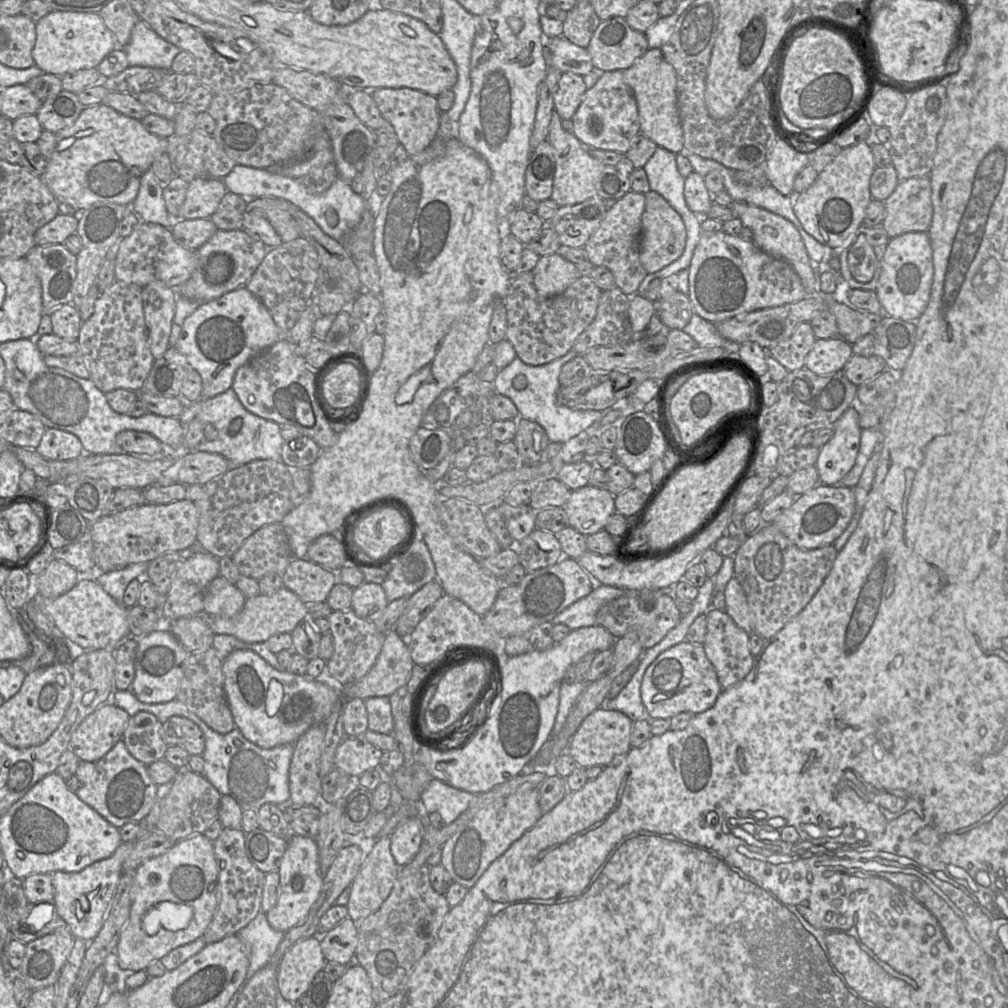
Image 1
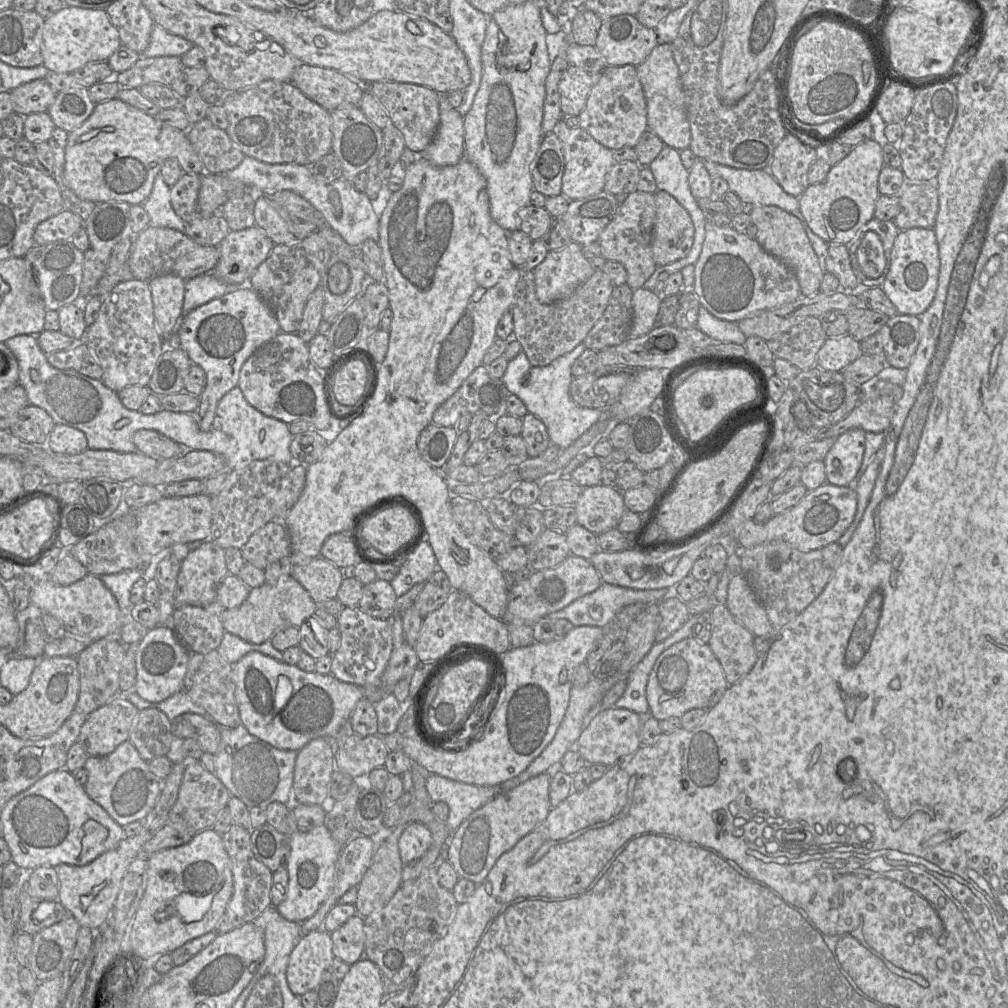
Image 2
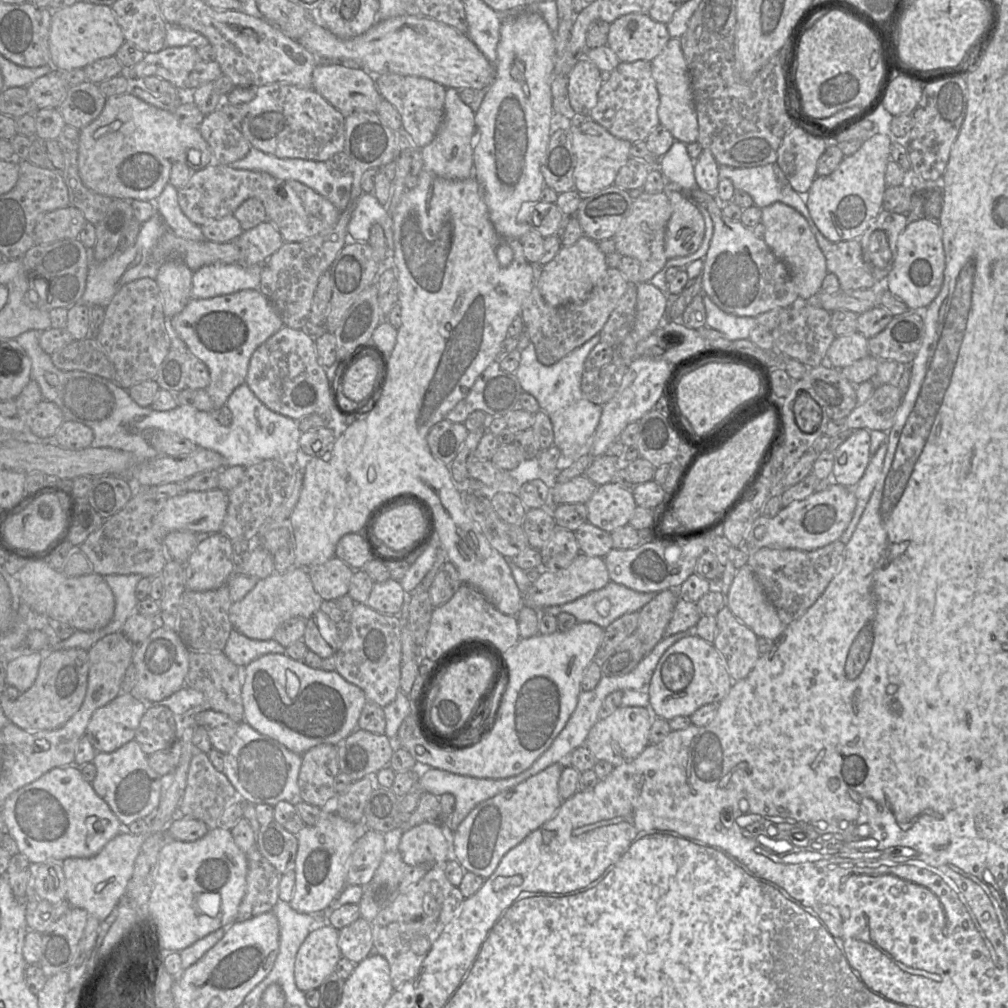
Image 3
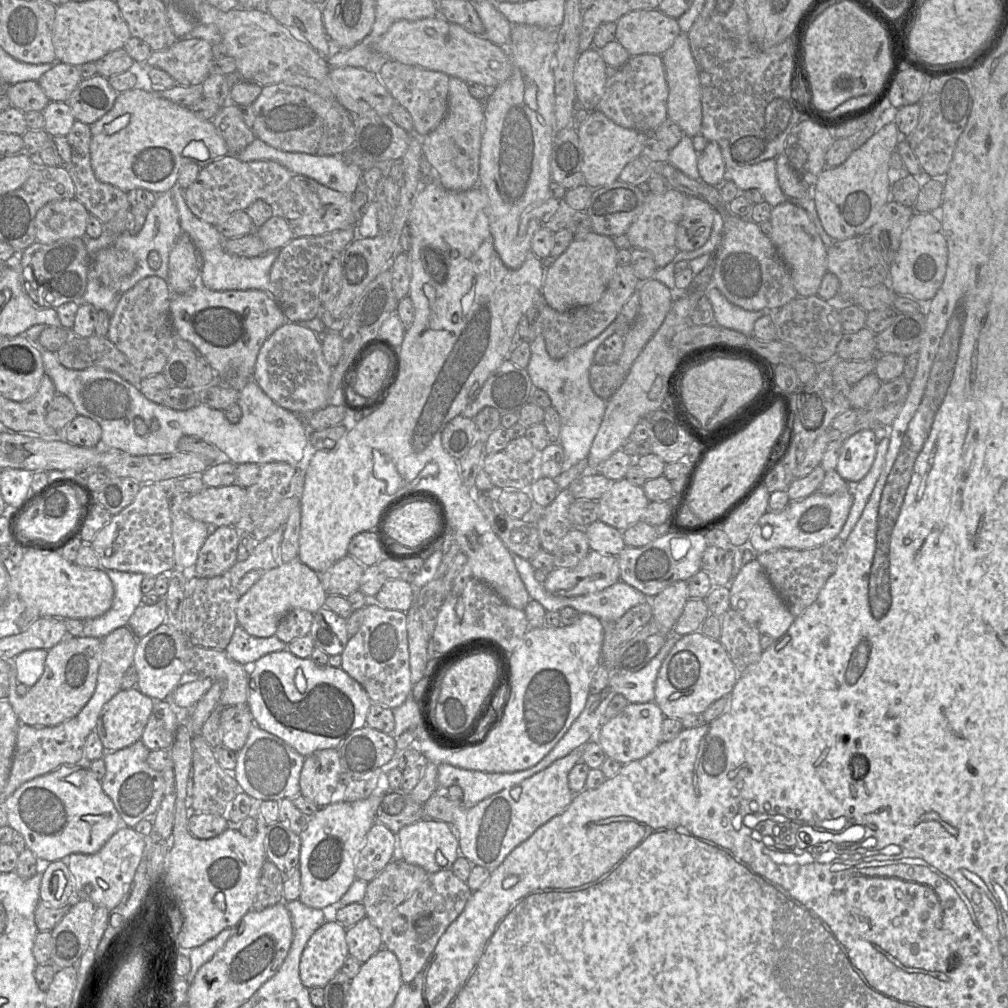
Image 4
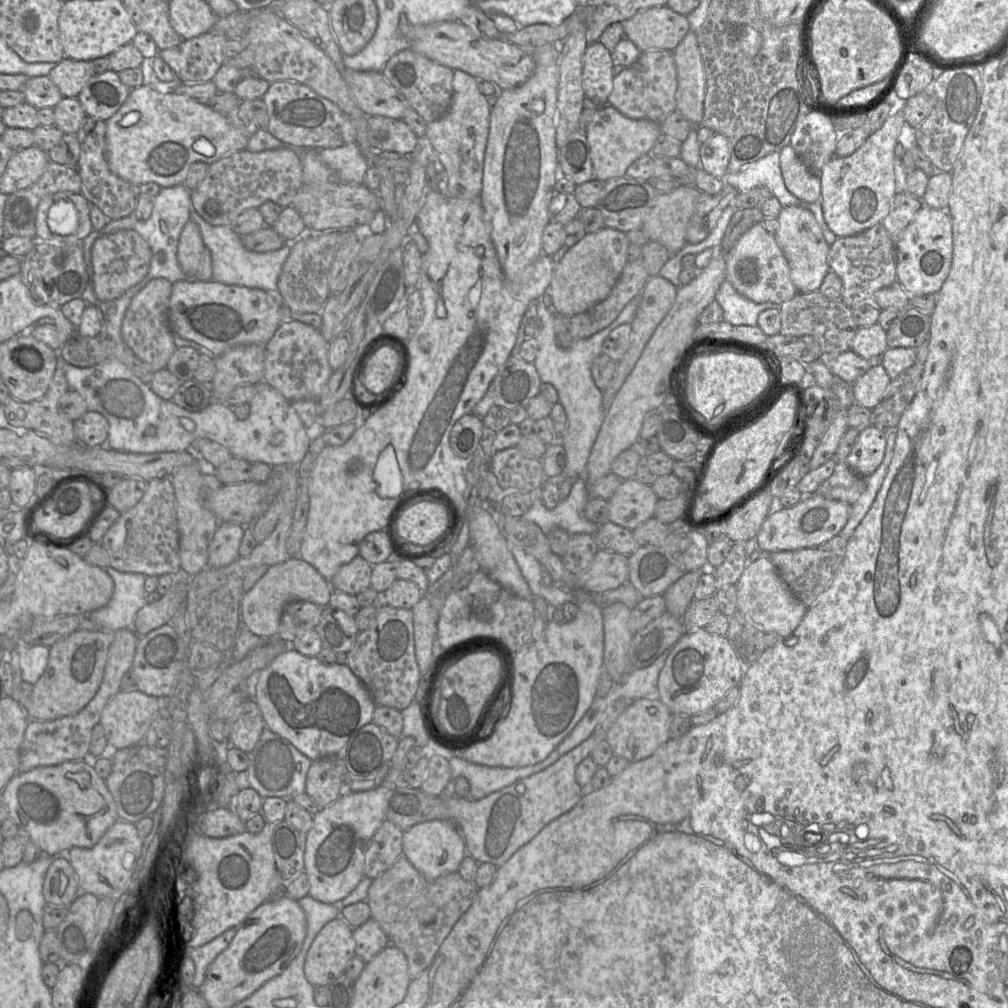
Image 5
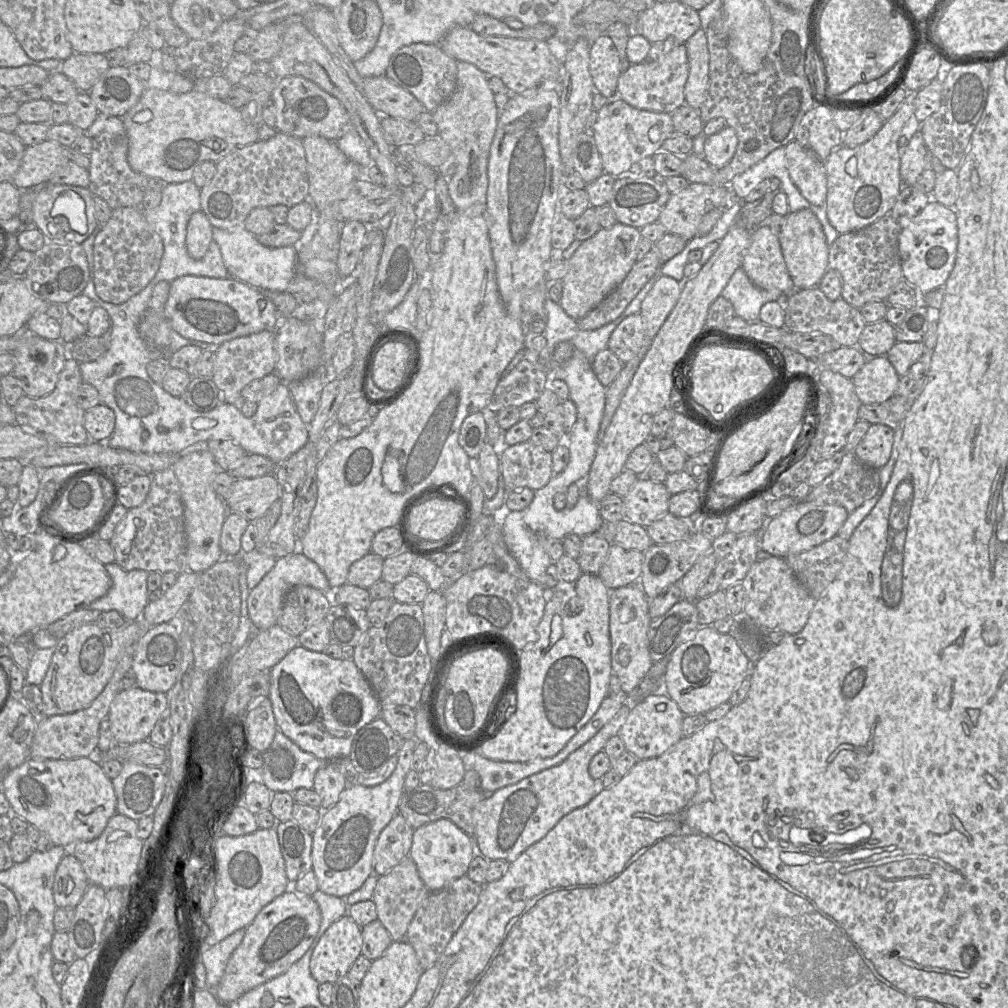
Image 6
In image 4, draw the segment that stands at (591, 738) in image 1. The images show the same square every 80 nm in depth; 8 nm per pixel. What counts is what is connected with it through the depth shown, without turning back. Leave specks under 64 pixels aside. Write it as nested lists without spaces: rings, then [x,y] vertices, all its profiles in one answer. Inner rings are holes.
[[[655,702],[629,703],[615,717],[602,723],[593,740],[600,744],[606,757],[624,765],[647,756],[662,742],[664,718],[664,714]]]

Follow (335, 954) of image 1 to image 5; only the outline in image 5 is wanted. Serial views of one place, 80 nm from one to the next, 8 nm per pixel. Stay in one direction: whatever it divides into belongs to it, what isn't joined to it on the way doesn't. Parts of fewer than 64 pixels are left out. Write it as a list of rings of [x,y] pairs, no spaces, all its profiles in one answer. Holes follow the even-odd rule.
[[[373,918],[353,929],[355,955],[368,963],[390,944],[387,934]]]

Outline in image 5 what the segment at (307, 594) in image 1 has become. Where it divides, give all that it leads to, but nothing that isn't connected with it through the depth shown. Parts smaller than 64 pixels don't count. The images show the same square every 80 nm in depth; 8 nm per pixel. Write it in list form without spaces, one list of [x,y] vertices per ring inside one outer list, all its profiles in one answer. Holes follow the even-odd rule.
[[[360,555],[342,565],[329,581],[333,590],[357,595],[370,587],[373,565]]]

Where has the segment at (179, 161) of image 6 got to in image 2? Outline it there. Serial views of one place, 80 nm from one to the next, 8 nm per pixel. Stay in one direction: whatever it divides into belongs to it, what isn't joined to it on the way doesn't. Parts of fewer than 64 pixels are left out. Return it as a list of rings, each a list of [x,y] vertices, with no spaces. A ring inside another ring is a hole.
[[[119,98],[97,103],[91,115],[78,128],[68,132],[64,184],[83,200],[142,205],[166,159],[177,160],[185,174],[206,173],[186,132],[162,124]]]

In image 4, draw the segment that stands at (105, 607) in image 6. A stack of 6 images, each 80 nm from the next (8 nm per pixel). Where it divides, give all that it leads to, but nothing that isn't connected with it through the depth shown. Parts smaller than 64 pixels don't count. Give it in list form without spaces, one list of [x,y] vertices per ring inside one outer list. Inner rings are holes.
[[[105,568],[104,571],[113,583],[113,603],[105,614],[84,621],[82,637],[103,639],[117,628],[128,626],[130,617],[141,605],[144,574]]]

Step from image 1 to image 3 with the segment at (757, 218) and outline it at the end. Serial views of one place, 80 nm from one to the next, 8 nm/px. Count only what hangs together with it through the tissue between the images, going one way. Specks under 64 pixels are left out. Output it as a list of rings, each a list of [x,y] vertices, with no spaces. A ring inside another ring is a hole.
[[[775,202],[762,210],[761,223],[765,227],[763,240],[776,257],[789,267],[800,300],[815,296],[828,273],[826,258],[810,229],[807,220],[794,208]]]

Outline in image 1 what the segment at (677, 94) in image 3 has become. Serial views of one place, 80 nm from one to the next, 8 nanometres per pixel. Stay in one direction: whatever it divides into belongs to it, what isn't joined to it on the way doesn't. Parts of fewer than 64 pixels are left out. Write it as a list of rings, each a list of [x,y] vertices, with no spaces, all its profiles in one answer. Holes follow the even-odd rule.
[[[648,49],[631,67],[623,71],[624,80],[636,99],[640,134],[674,154],[683,151],[684,137],[677,107],[677,76],[673,66],[664,59],[661,49]]]

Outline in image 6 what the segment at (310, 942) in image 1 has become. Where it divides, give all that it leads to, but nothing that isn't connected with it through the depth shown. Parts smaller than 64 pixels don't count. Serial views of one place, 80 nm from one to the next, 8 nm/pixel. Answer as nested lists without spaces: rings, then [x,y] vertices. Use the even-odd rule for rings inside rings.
[[[345,915],[321,936],[310,959],[310,972],[319,984],[334,984],[347,976],[361,951],[362,928]]]

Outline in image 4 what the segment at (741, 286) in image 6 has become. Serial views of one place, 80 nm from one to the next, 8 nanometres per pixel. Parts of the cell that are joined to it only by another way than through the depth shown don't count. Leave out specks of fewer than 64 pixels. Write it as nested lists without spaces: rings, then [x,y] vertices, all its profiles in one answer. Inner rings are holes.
[[[710,286],[705,295],[714,311],[714,324],[738,331],[748,337],[752,336],[755,322],[762,316],[772,313],[769,309],[749,311],[736,306],[714,286]]]

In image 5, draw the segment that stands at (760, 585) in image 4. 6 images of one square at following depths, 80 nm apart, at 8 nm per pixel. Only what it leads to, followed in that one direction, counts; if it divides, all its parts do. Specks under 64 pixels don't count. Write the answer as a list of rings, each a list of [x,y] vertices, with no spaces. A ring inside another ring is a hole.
[[[768,555],[748,562],[736,583],[736,588],[737,610],[744,614],[747,621],[764,633],[776,632],[781,636],[791,634],[808,609],[788,588]]]

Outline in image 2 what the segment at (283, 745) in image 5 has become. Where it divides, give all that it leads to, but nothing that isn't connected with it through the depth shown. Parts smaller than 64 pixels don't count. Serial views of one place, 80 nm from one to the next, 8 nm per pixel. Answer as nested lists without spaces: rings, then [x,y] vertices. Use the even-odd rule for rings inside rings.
[[[241,724],[234,728],[220,727],[221,741],[215,756],[215,775],[232,796],[240,799],[248,808],[266,806],[272,802],[291,805],[293,800],[294,767],[297,752],[278,749],[250,734]]]

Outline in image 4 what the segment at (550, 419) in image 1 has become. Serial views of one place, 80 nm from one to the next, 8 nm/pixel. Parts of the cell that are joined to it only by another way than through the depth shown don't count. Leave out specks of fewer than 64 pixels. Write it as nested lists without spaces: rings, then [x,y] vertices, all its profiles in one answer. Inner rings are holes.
[[[618,318],[597,337],[558,360],[549,356],[542,336],[536,336],[530,344],[531,357],[526,370],[535,388],[548,394],[552,407],[560,416],[559,443],[566,455],[566,467],[572,467],[588,458],[592,443],[604,418],[607,401],[597,396],[593,391],[589,381],[589,373],[594,364],[594,356],[598,347],[619,327],[620,324],[616,324],[617,320]]]

